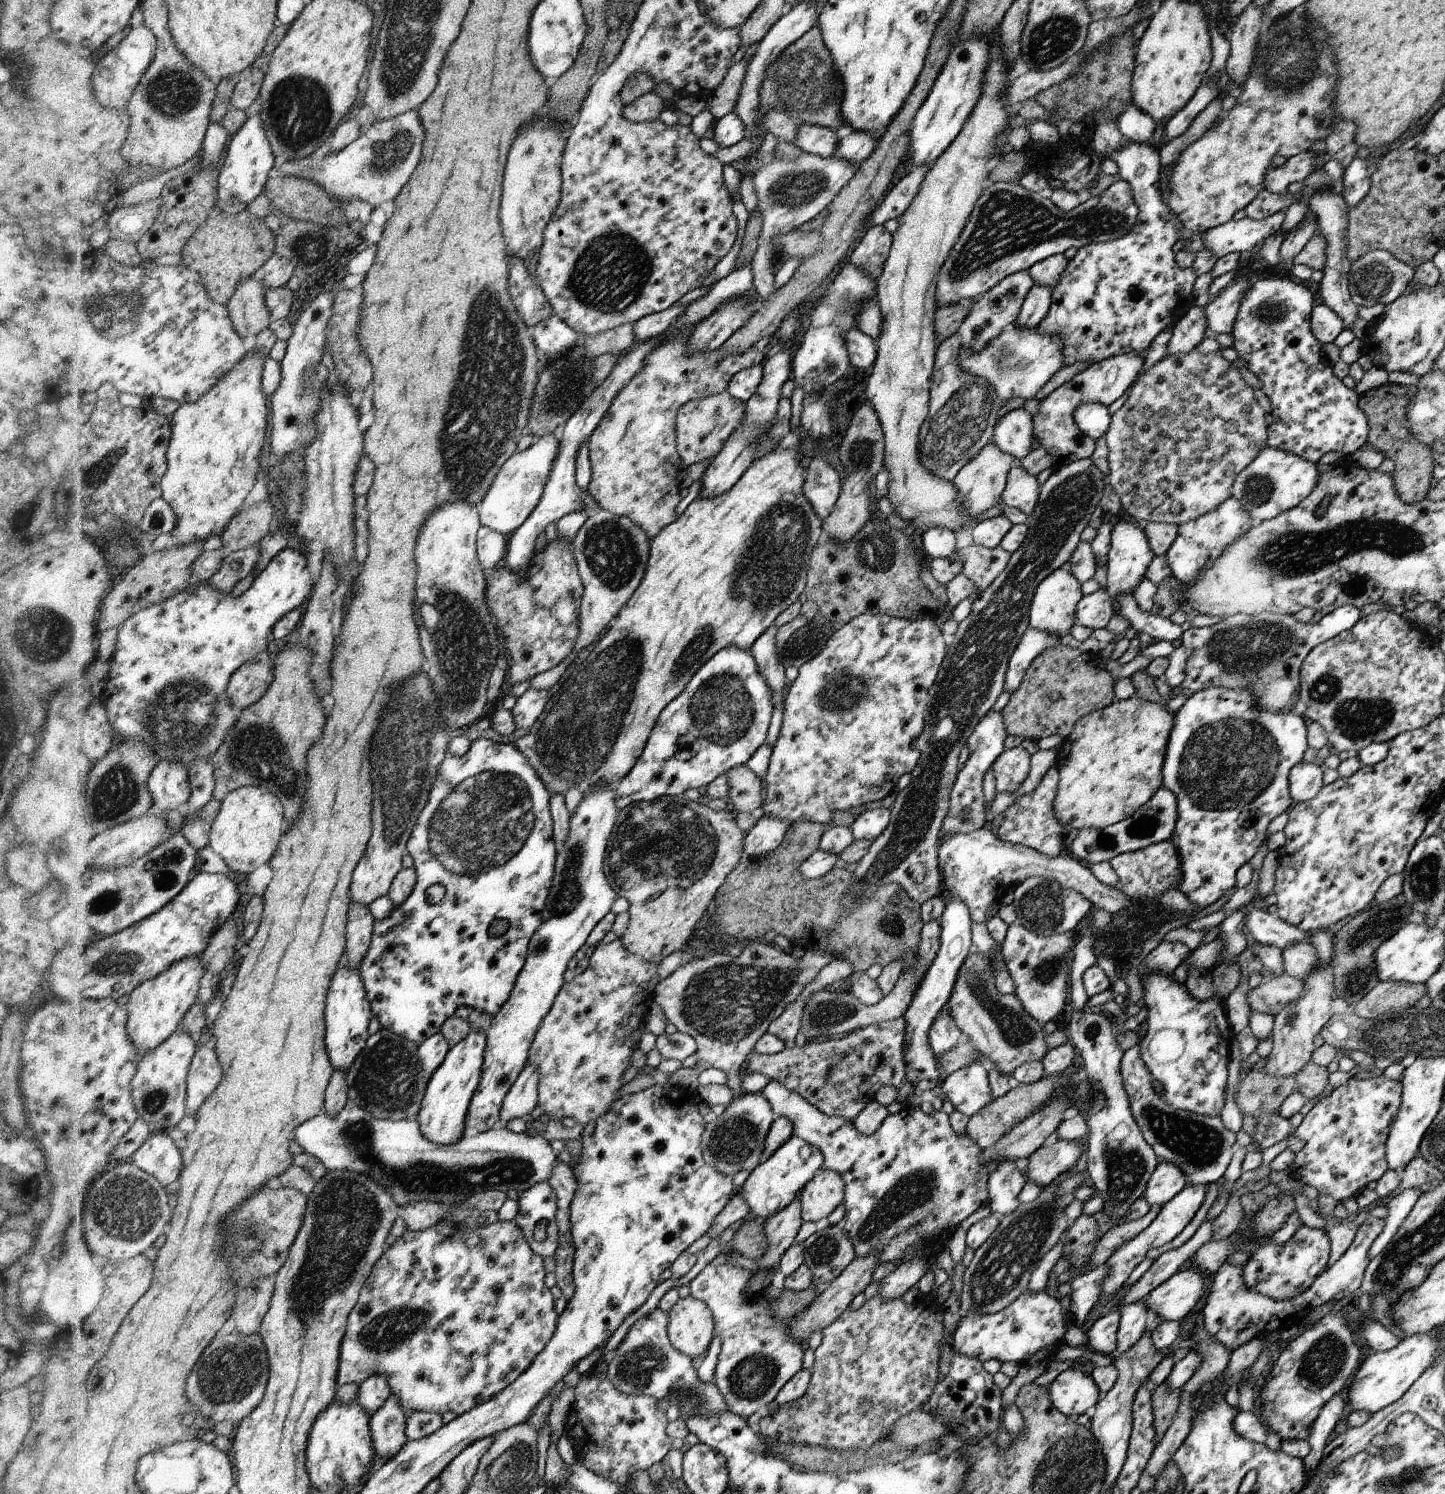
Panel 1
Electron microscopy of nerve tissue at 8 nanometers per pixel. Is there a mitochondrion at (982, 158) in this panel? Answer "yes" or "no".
no

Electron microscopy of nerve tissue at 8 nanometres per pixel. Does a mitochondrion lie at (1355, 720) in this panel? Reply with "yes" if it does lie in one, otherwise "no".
yes

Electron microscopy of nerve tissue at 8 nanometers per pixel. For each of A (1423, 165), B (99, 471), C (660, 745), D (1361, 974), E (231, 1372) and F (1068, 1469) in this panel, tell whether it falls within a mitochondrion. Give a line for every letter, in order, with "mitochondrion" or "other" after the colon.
A: other
B: mitochondrion
C: other
D: mitochondrion
E: mitochondrion
F: mitochondrion

